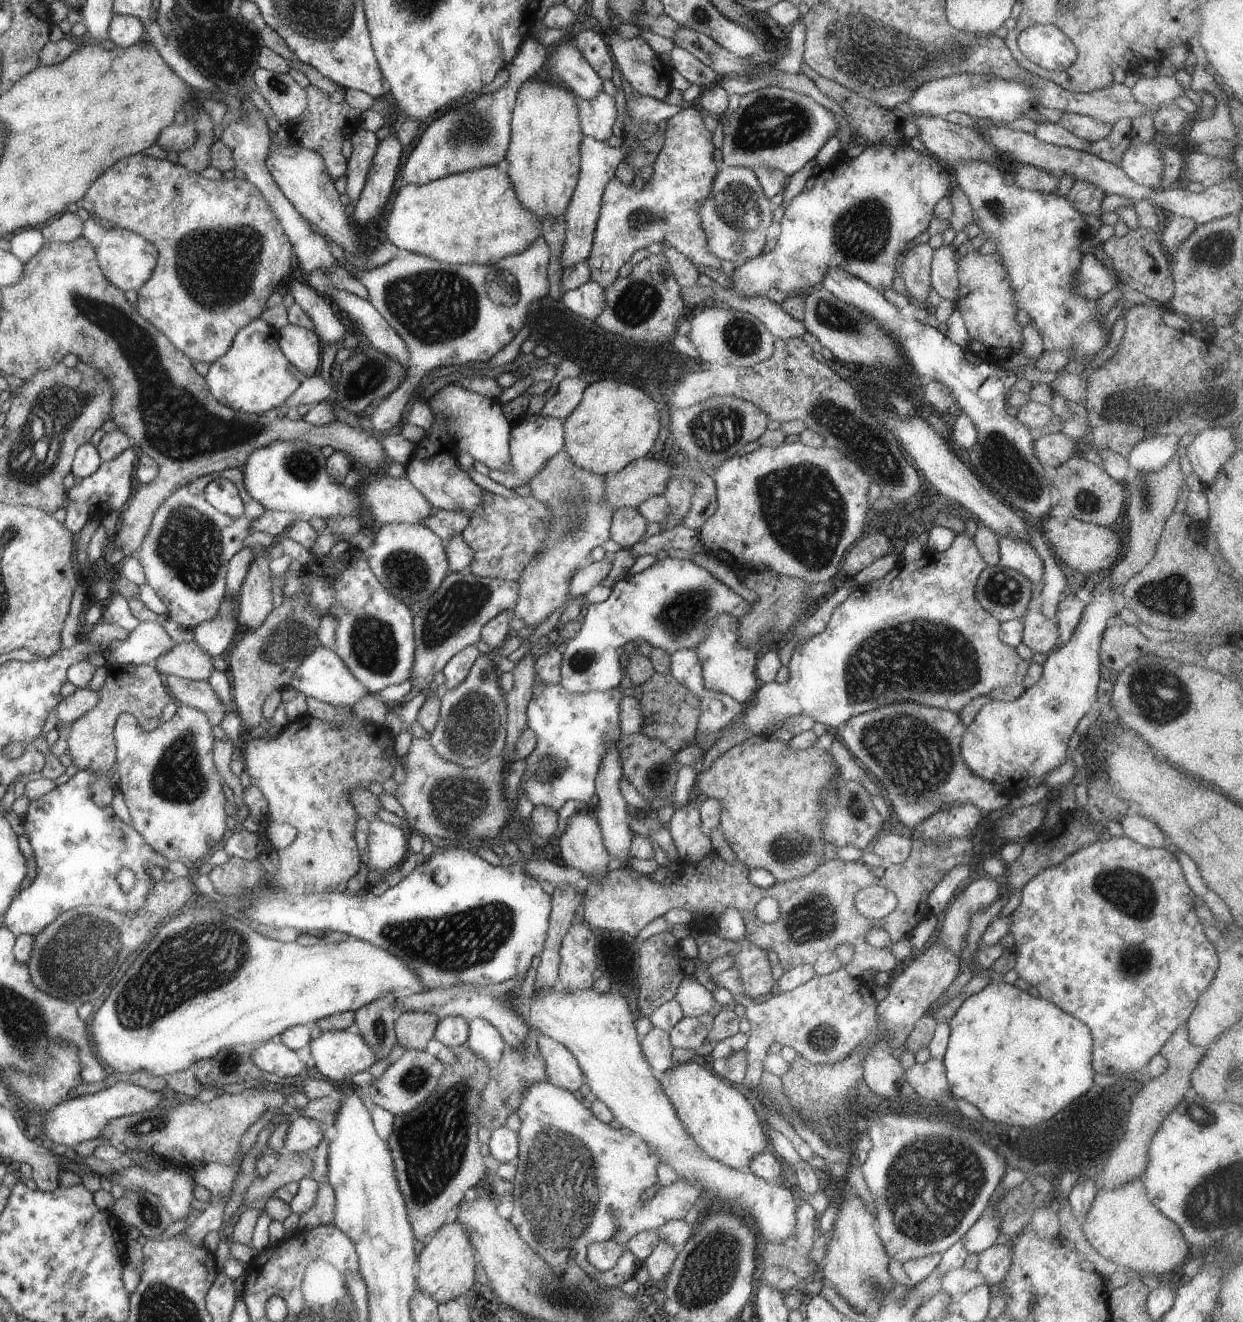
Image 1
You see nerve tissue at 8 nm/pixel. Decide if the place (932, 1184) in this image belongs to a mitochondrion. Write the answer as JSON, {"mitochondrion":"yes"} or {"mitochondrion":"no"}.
{"mitochondrion":"yes"}

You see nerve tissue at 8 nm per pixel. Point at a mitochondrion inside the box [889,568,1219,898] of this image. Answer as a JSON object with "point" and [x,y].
{"point":[1154,697]}

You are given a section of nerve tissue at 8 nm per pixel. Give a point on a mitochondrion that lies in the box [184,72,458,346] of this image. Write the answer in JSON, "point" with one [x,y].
{"point":[280,86]}

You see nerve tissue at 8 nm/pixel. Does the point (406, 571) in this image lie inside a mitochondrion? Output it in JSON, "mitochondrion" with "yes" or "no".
{"mitochondrion":"yes"}

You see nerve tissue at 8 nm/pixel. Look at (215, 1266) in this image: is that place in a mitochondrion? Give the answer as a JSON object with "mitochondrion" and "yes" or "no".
{"mitochondrion":"no"}

